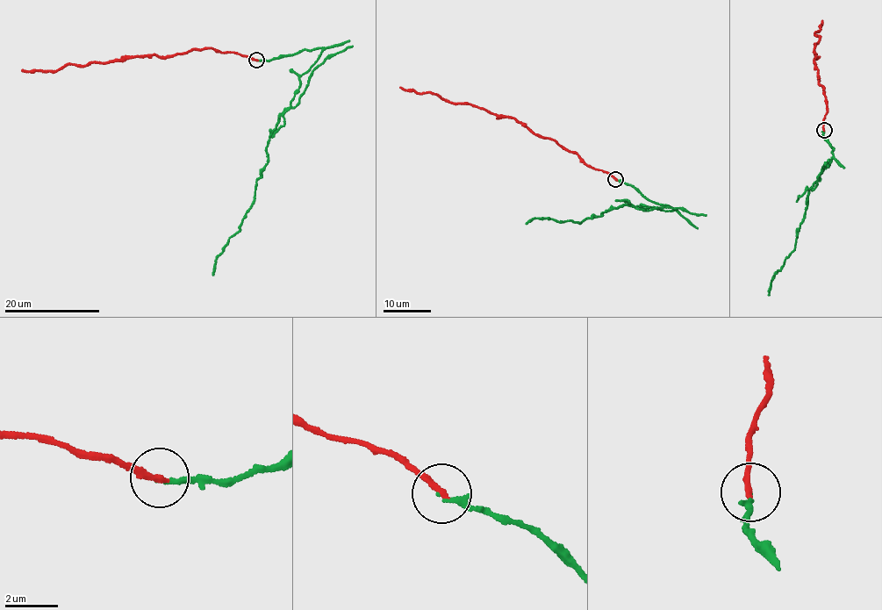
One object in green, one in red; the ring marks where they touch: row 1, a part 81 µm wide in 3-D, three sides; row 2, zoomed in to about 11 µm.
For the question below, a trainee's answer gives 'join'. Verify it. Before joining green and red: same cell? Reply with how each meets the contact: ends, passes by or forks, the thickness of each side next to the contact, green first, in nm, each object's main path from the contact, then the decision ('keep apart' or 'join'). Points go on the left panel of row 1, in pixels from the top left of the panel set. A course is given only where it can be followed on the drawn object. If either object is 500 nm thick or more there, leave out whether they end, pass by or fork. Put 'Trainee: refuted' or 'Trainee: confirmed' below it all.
green passes by; red ends there; 100 nm thick on the green side, 240 nm on the other; green runs (256, 60), (322, 49), (299, 78), (290, 107), (279, 117), (252, 206), (216, 260), (212, 276); red runs (256, 60), (205, 47), (164, 57), (125, 55), (106, 62), (68, 64), (55, 71), (21, 71); join
Trainee: confirmed

